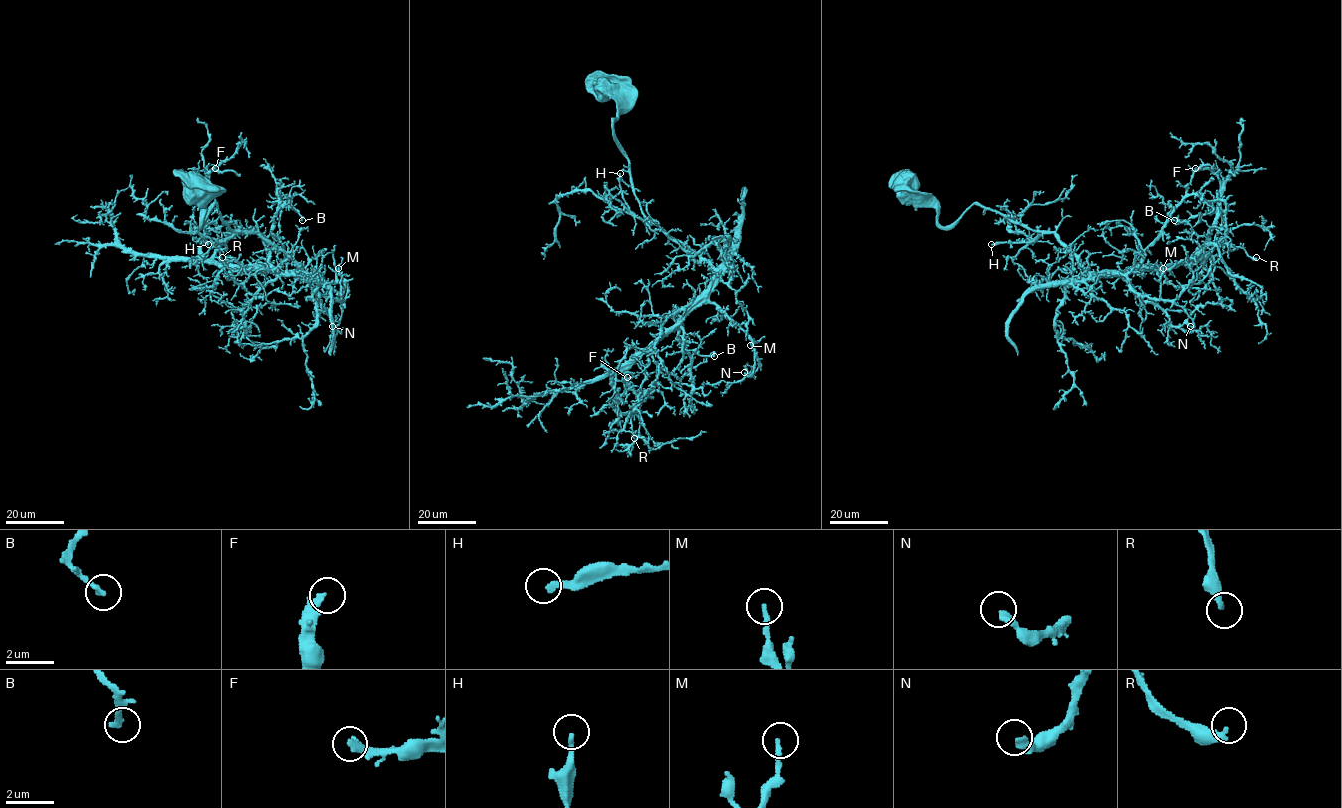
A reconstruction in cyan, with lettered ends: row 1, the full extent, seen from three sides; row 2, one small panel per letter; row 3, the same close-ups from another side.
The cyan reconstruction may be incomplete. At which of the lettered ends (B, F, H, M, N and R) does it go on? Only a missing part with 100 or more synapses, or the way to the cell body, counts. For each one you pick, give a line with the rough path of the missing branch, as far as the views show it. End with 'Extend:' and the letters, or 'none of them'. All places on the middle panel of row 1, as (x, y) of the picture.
F: course (627, 377), (633, 353), (636, 356), (630, 361), (614, 364), (601, 384)
Extend: F

